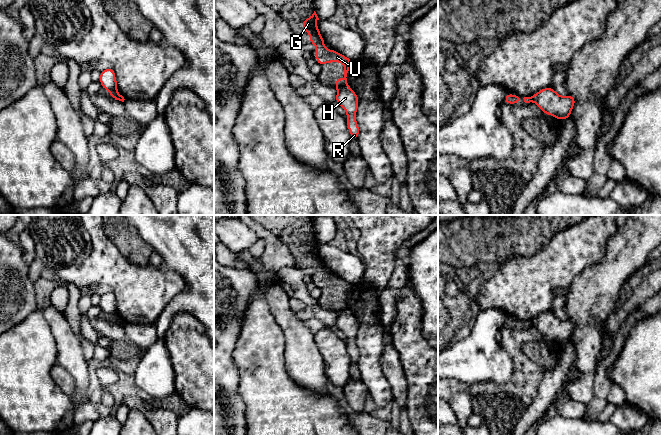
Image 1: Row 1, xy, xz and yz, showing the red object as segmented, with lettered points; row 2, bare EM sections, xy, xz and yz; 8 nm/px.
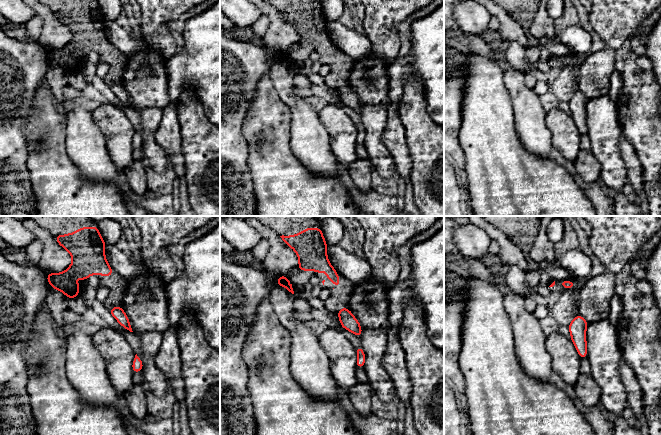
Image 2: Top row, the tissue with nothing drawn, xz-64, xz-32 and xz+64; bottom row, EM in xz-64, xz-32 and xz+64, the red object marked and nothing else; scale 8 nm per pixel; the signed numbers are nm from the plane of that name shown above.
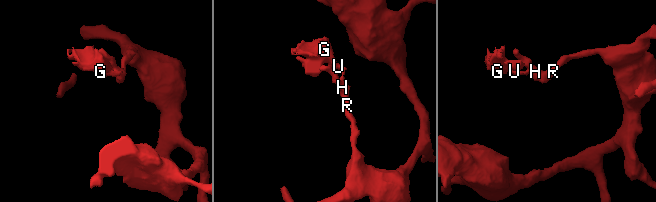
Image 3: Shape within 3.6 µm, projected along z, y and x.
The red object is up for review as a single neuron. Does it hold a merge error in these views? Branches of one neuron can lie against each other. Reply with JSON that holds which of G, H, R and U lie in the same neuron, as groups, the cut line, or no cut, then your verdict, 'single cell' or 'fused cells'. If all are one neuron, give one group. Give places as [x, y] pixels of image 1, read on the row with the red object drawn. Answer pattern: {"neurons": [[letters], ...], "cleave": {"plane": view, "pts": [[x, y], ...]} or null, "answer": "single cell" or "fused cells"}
{"neurons": [["G", "U"], ["H", "R"]], "cleave": {"plane": "xz", "pts": [[346, 84], [337, 87]]}, "answer": "fused cells"}

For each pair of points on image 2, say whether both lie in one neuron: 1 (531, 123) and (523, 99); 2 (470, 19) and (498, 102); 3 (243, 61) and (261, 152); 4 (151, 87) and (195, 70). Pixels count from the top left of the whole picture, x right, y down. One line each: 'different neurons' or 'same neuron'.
1: same neuron
2: different neurons
3: different neurons
4: different neurons

